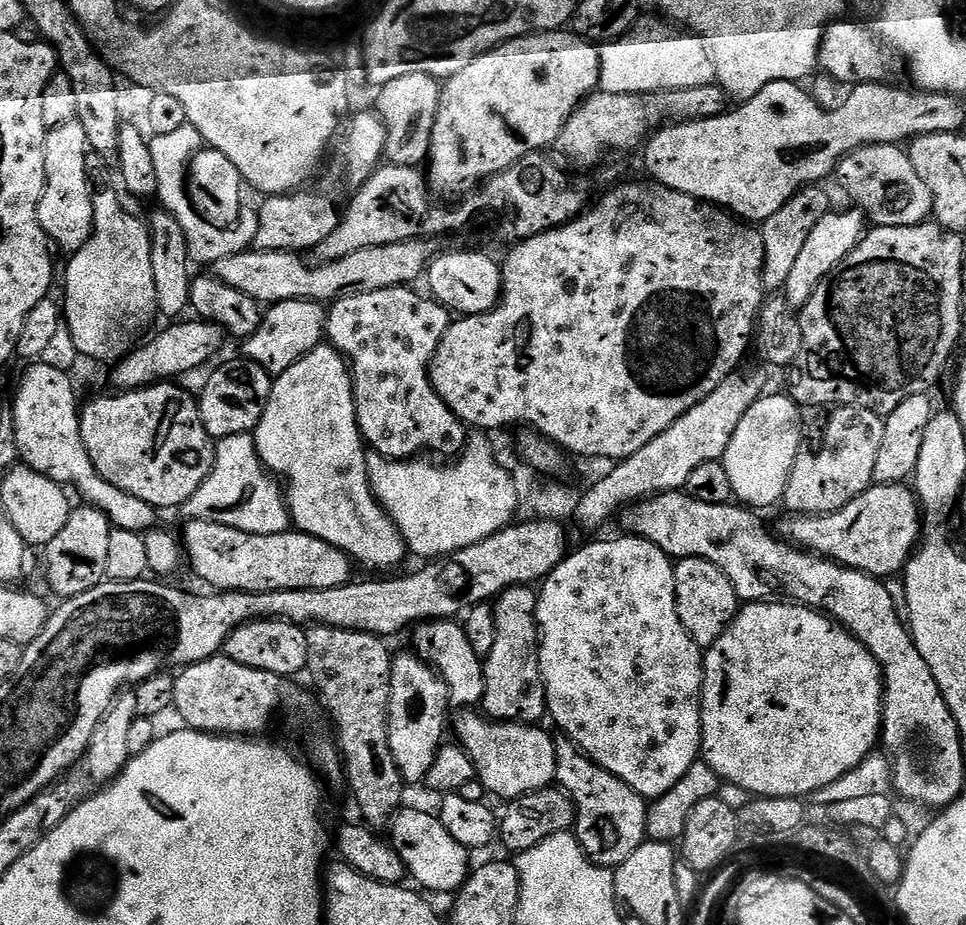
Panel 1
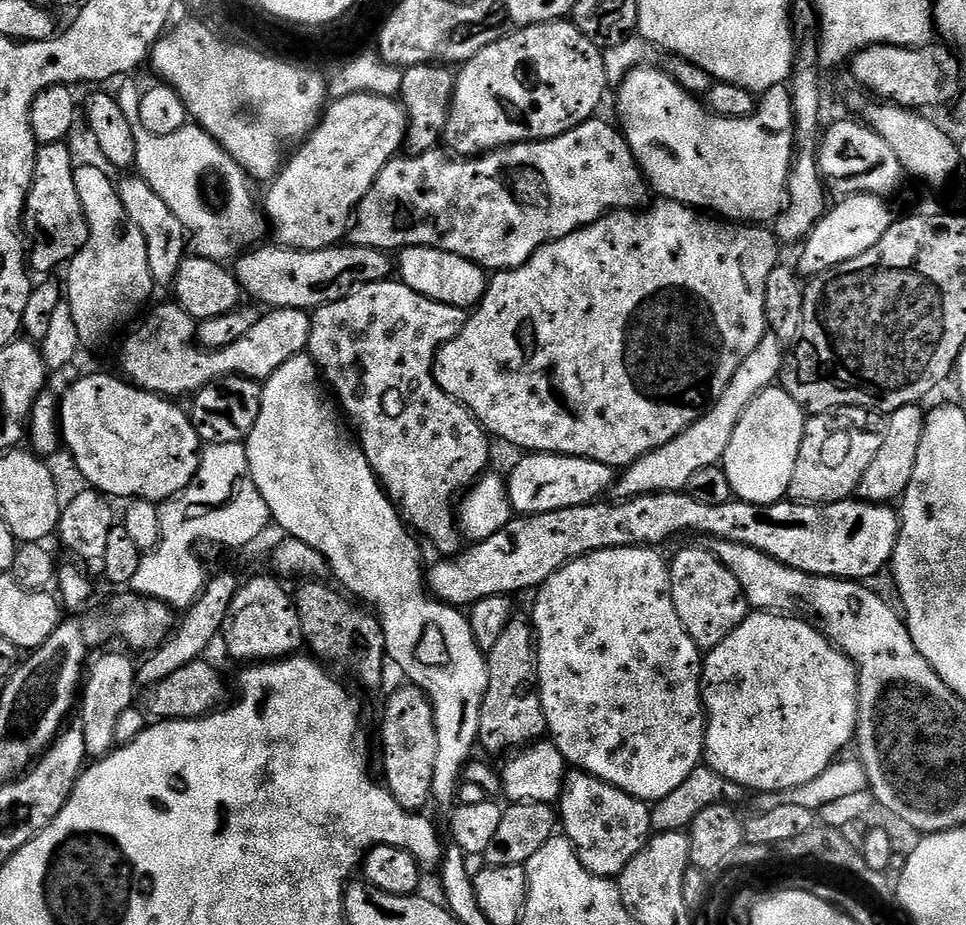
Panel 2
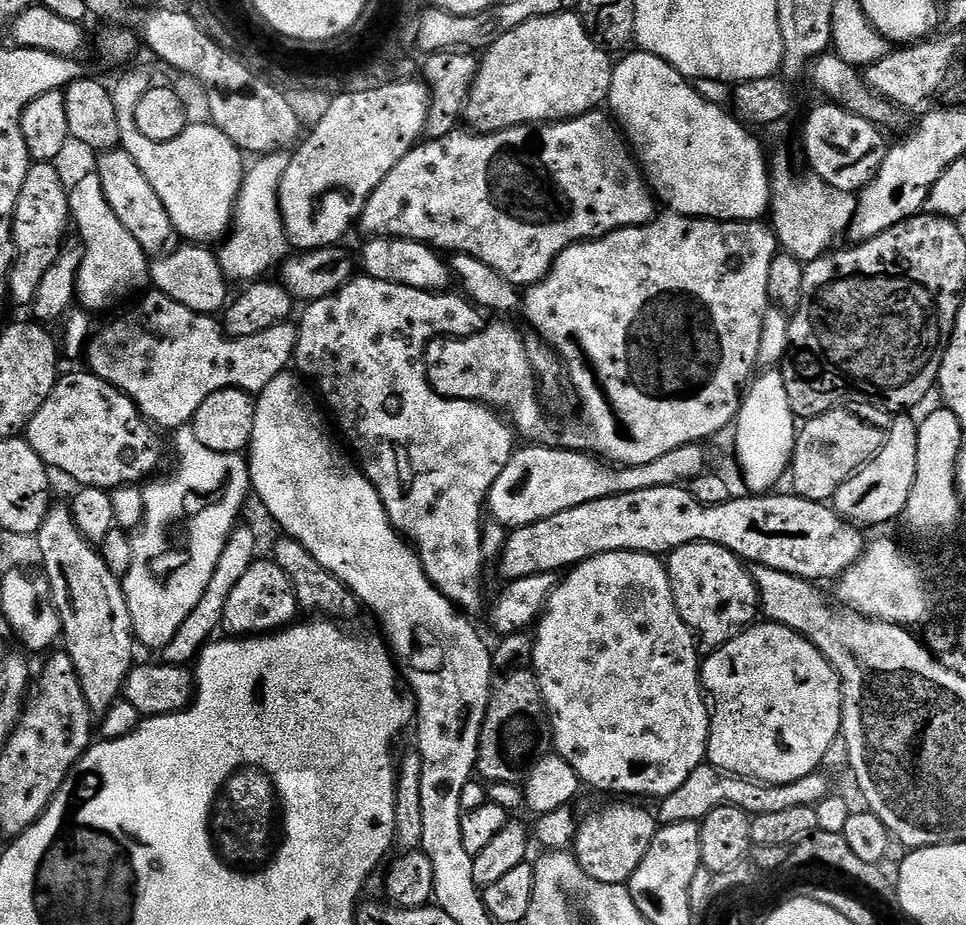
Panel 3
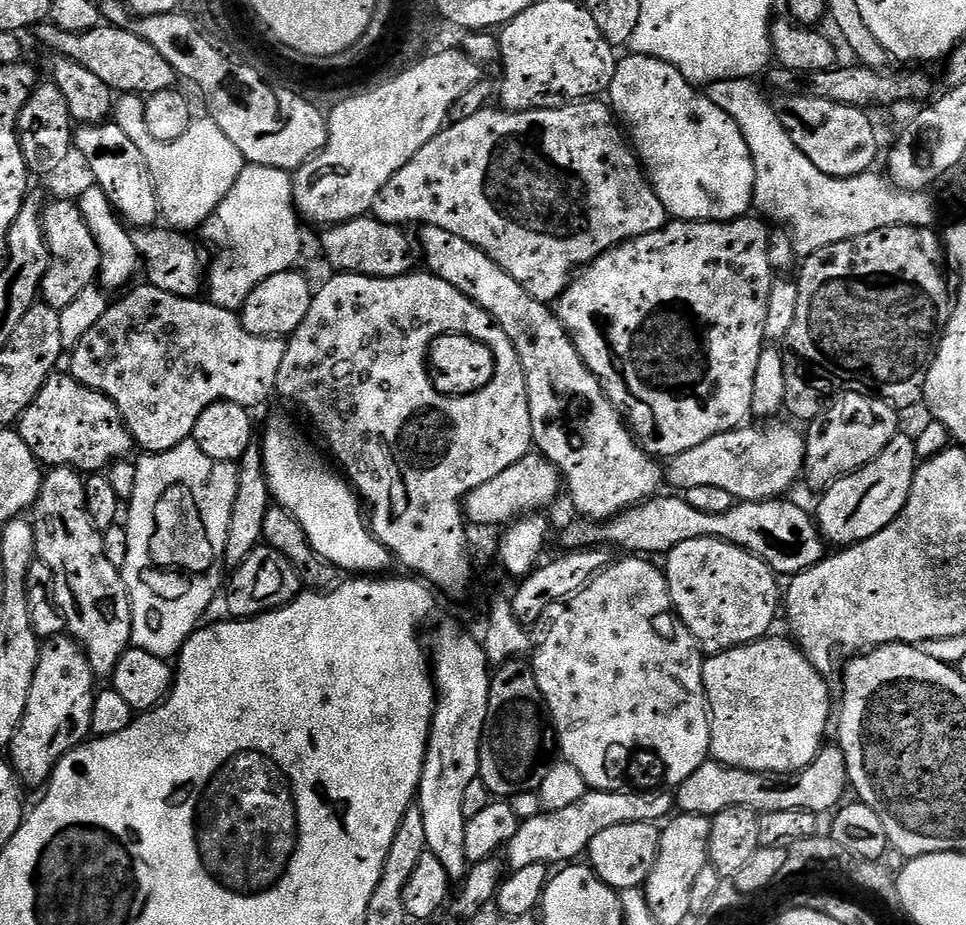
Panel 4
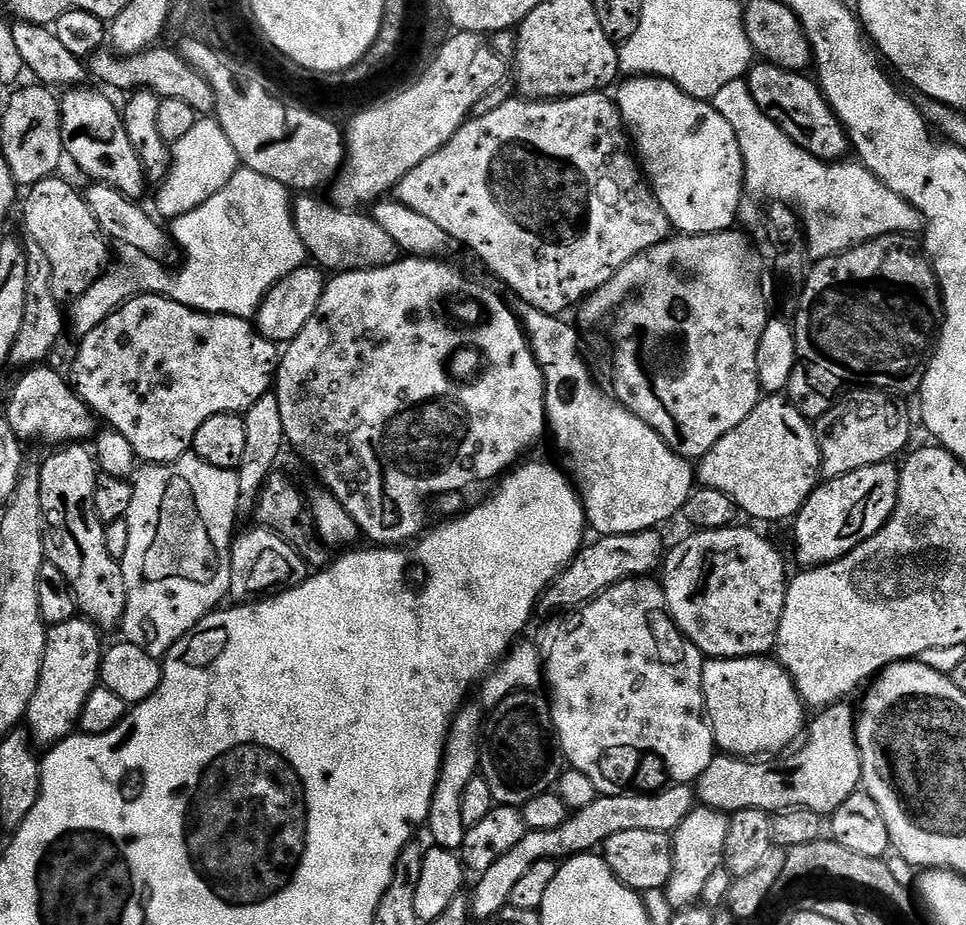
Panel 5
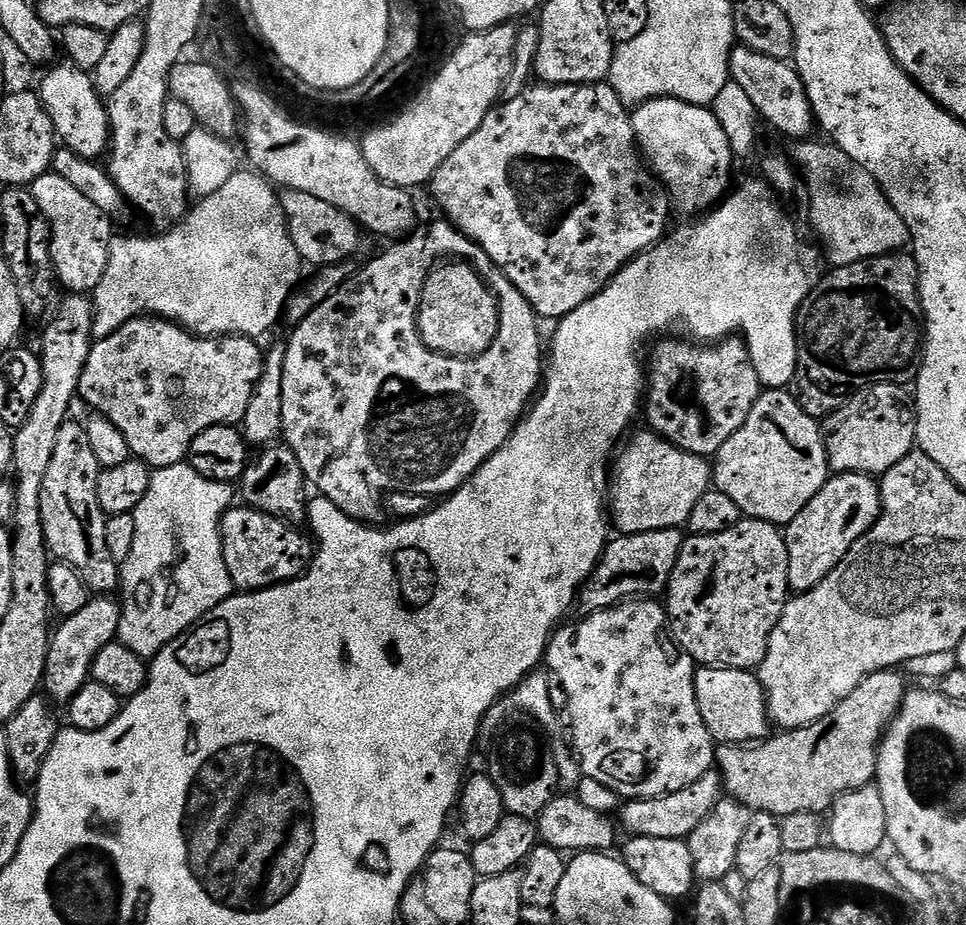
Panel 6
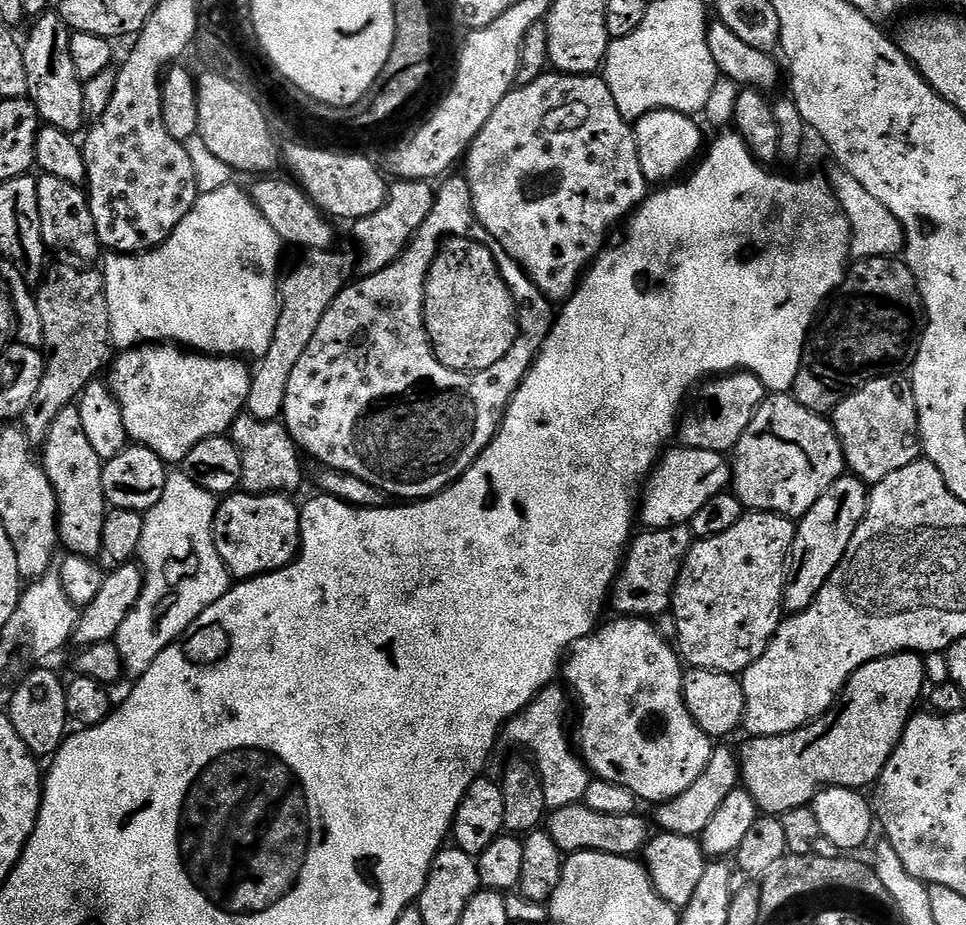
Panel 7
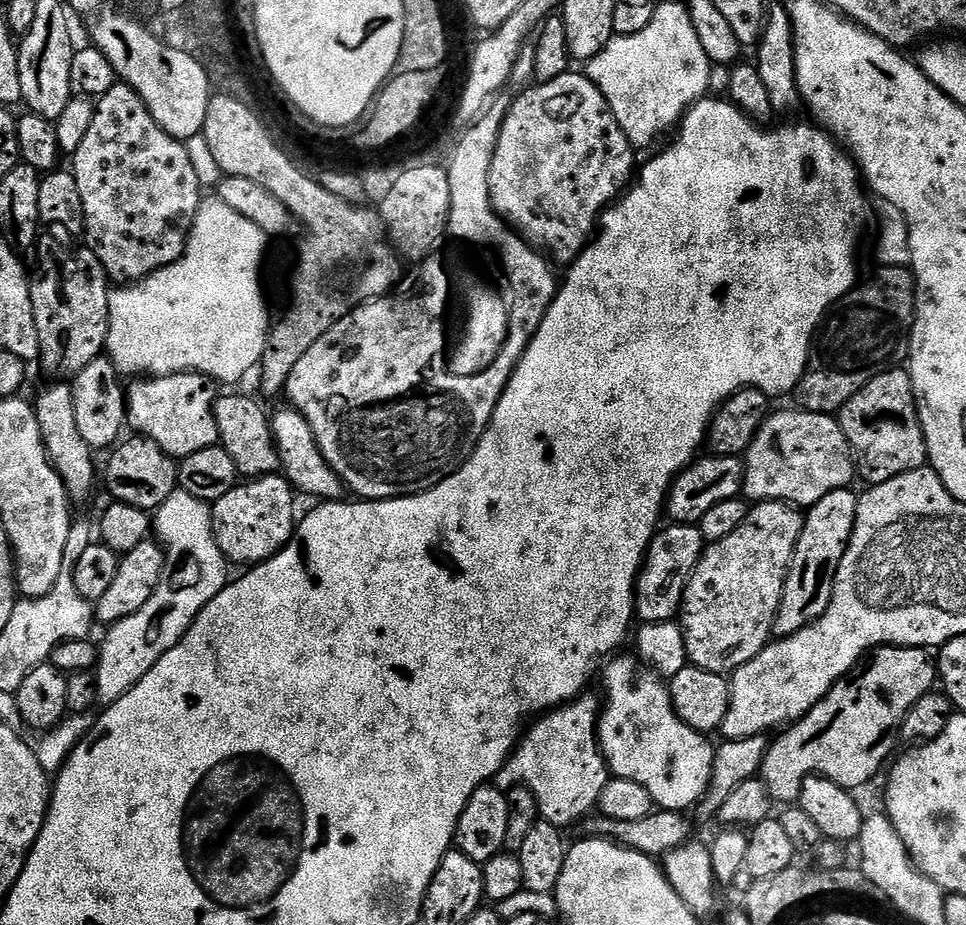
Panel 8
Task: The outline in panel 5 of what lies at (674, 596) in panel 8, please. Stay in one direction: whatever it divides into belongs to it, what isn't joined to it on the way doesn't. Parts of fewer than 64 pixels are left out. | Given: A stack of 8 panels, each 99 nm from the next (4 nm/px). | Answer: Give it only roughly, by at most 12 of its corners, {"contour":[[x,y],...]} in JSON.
{"contour":[[656,530],[600,536],[540,597],[539,611],[583,608],[661,567]]}

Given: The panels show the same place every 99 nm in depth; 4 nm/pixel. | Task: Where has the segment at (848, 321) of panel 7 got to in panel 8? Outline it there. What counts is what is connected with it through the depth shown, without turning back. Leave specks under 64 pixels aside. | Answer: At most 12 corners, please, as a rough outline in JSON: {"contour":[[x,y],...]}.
{"contour":[[875,269],[834,305],[794,397],[839,413],[912,346],[916,280]]}

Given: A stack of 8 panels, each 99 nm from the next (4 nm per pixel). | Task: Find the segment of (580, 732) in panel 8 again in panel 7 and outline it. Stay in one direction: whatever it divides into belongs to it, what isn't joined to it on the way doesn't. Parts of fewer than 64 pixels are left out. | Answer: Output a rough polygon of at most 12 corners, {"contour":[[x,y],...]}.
{"contour":[[547,684],[502,729],[528,748],[549,810],[594,778],[568,741],[569,693]]}

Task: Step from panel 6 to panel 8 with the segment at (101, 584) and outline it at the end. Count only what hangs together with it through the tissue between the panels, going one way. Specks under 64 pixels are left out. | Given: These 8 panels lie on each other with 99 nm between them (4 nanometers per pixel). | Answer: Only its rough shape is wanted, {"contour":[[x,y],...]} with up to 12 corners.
{"contour":[[68,382],[34,399],[38,430],[73,501],[98,484]]}

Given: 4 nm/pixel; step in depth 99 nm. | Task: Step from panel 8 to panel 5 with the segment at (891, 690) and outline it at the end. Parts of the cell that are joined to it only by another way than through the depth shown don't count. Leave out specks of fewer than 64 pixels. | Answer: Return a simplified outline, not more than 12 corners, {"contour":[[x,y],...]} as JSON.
{"contour":[[855,707],[815,713],[793,756],[717,754],[703,807],[831,814],[861,787]]}

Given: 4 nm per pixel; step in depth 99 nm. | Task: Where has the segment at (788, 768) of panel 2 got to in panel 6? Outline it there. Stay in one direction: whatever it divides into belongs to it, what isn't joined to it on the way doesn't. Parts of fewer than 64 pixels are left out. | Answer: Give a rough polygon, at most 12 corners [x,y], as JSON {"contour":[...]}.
{"contour":[[697,667],[702,722],[716,744],[769,735],[755,671]]}

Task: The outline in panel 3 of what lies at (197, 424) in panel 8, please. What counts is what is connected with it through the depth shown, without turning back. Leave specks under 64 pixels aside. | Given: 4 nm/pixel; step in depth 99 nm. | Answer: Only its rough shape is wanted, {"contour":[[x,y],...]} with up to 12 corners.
{"contour":[[152,290],[89,339],[86,368],[157,429],[218,390],[258,394],[295,323],[233,340]]}

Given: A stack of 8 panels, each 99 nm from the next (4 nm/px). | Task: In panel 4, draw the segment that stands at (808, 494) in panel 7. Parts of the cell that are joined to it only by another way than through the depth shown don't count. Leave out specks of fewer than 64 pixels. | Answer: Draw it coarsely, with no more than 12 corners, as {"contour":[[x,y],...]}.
{"contour":[[741,426],[671,457],[669,489],[775,500],[804,470],[793,426]]}

